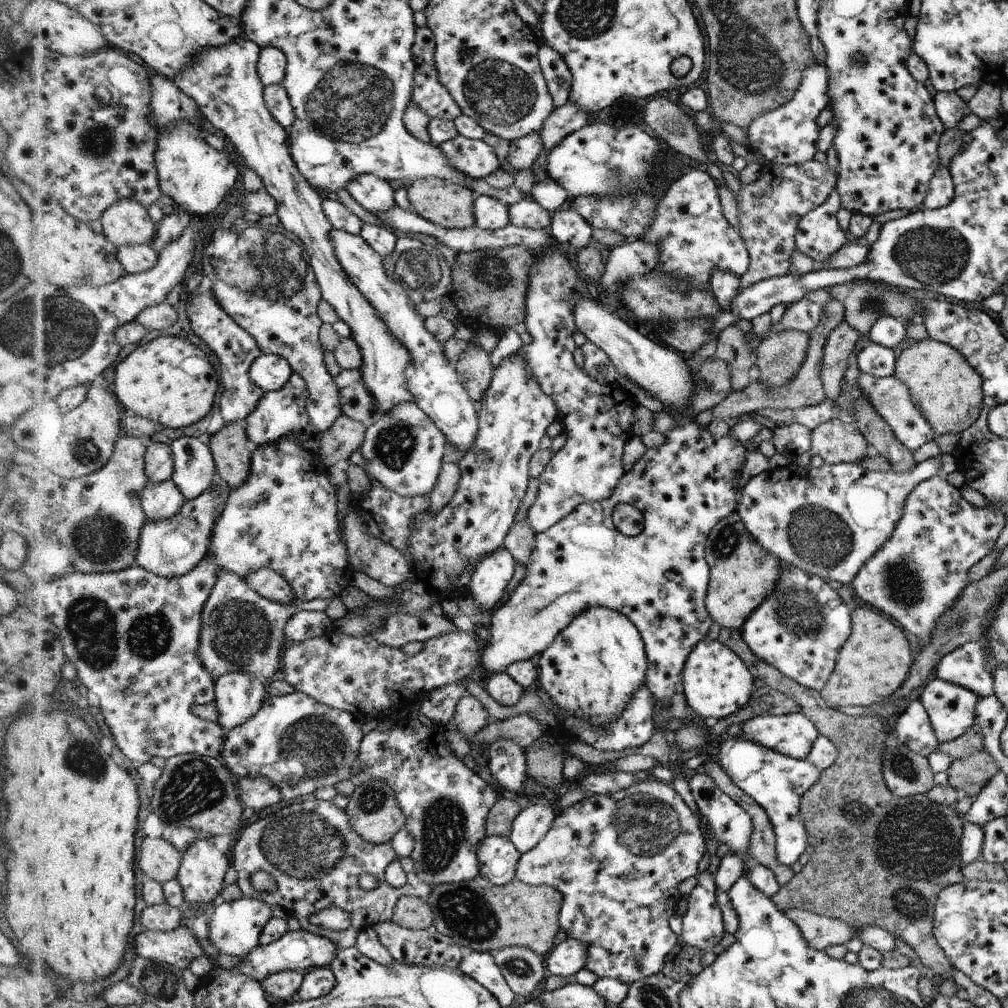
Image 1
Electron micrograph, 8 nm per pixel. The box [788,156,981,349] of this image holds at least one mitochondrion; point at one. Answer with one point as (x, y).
(933, 256)

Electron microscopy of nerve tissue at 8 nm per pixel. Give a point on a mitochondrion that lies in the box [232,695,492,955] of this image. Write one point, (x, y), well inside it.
(302, 846)

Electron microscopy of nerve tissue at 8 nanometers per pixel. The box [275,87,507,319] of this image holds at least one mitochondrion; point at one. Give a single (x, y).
(421, 269)

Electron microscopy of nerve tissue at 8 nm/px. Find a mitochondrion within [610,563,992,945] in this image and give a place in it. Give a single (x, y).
(921, 839)

